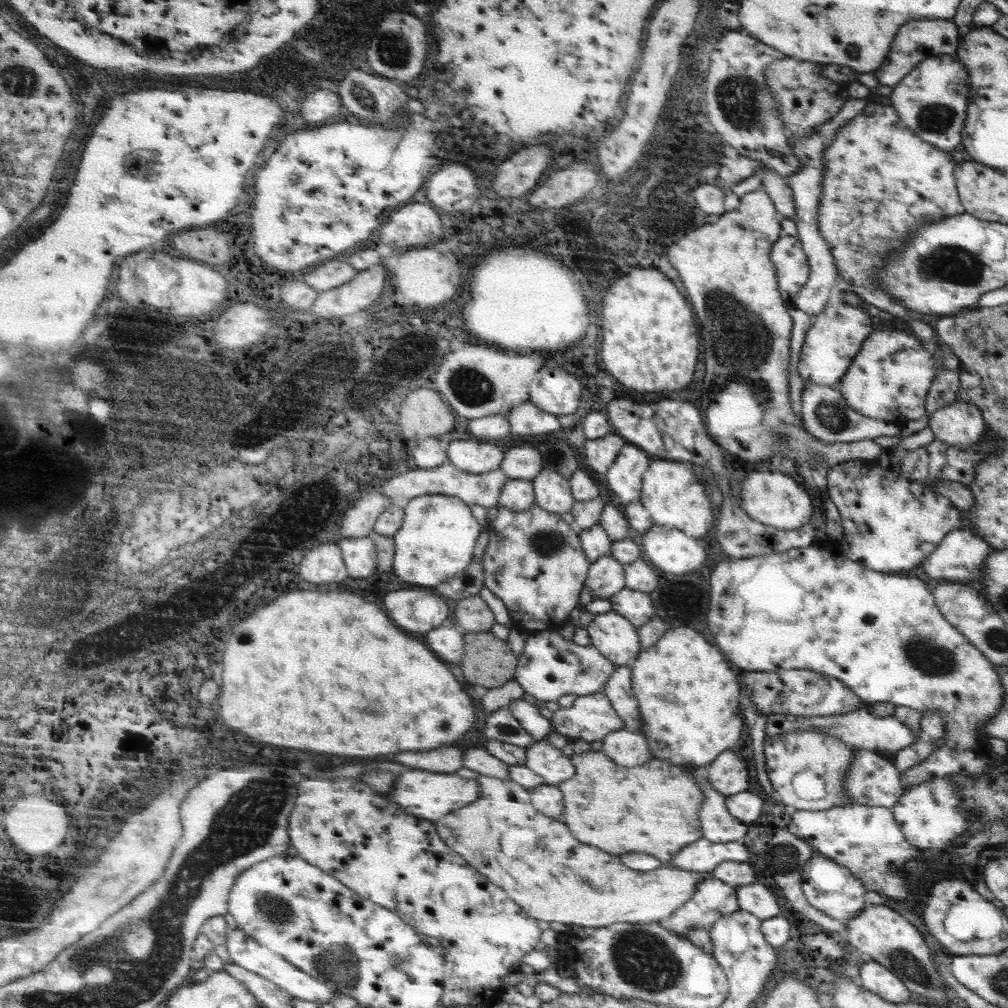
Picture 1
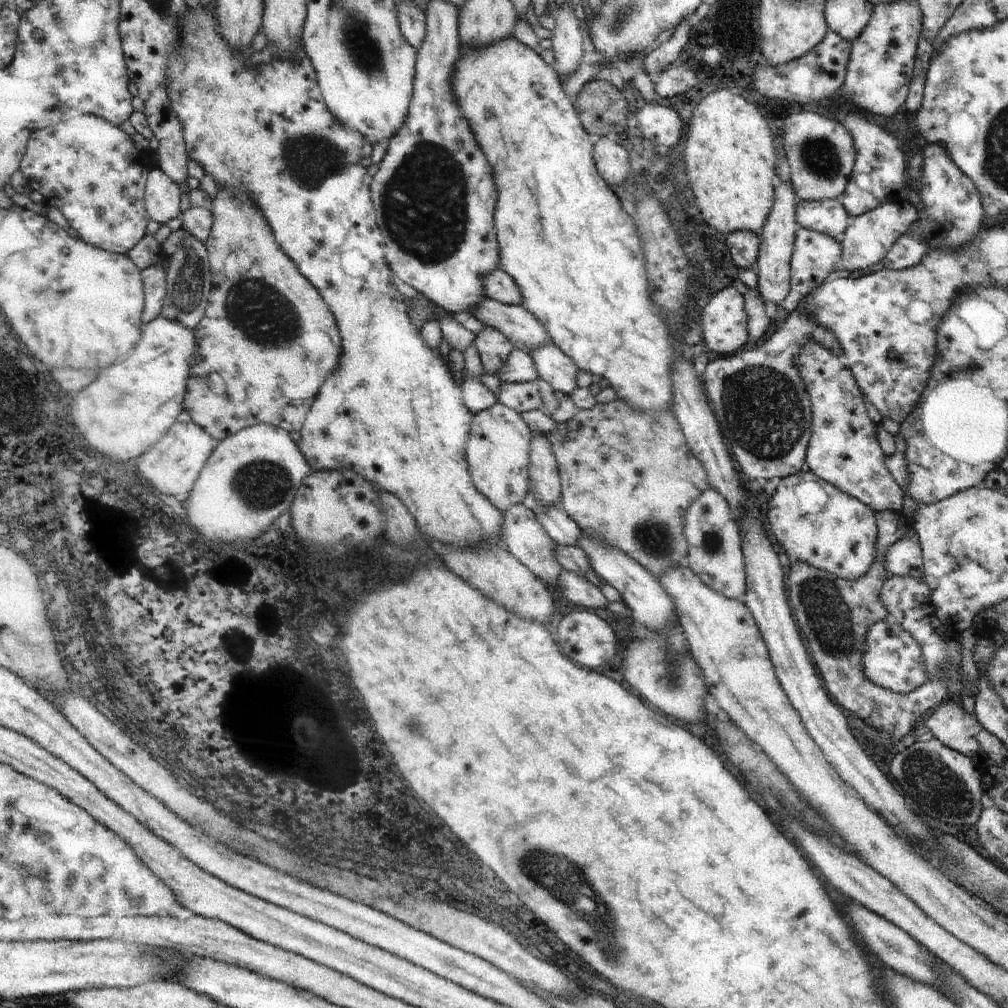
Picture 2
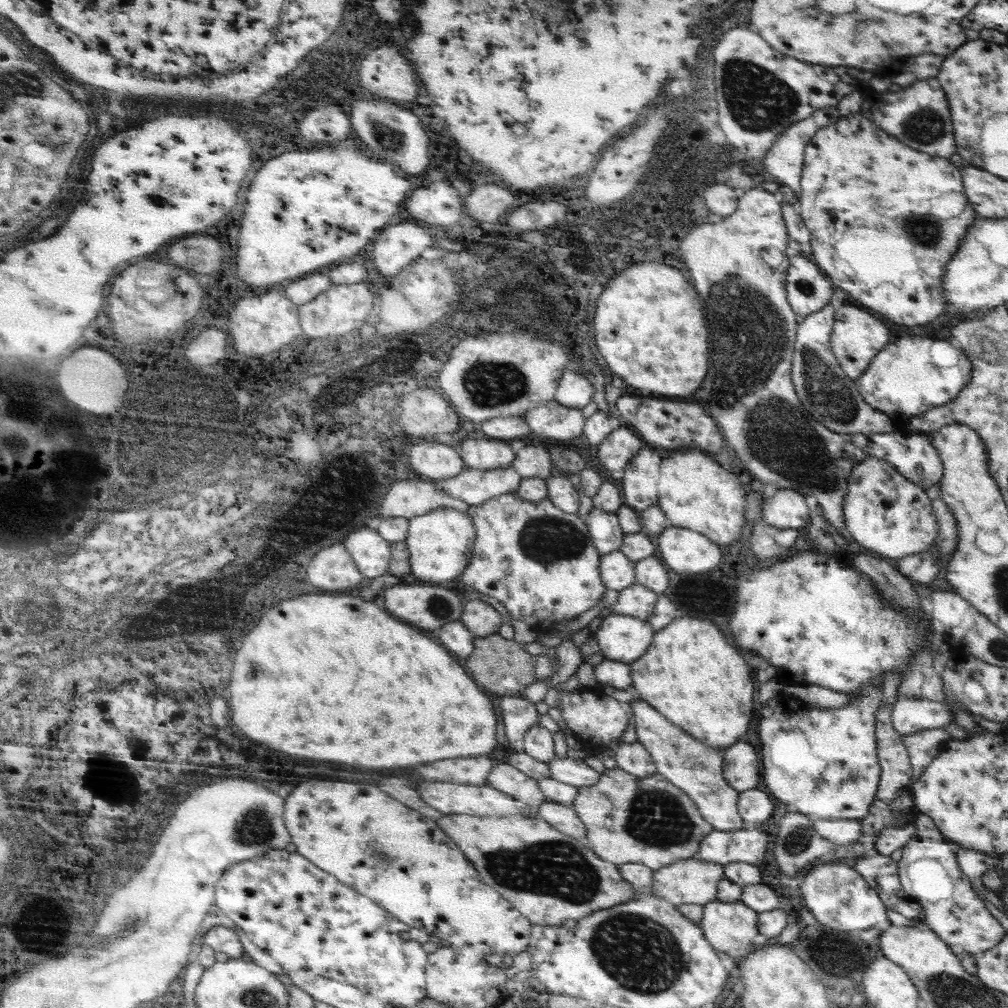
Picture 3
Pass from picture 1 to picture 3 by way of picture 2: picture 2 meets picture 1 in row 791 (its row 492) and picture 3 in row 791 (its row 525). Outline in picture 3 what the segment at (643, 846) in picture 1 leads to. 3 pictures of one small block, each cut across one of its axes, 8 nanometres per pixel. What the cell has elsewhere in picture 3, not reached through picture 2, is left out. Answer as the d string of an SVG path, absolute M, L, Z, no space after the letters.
M623 768L603 770L591 786L577 788L573 798L577 820L585 826L583 842L611 864L643 864L651 870L695 858L701 840L711 832L693 800L661 774L637 778Z

